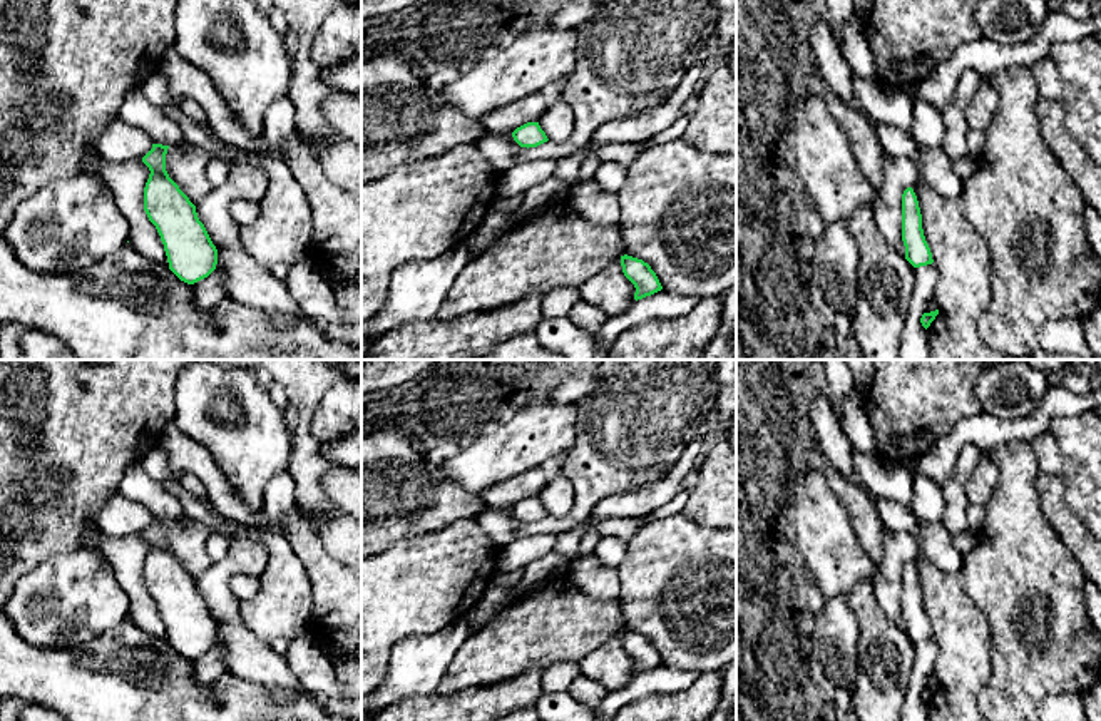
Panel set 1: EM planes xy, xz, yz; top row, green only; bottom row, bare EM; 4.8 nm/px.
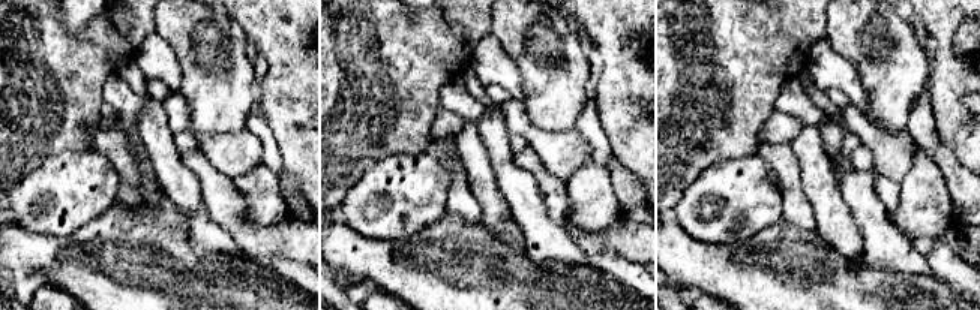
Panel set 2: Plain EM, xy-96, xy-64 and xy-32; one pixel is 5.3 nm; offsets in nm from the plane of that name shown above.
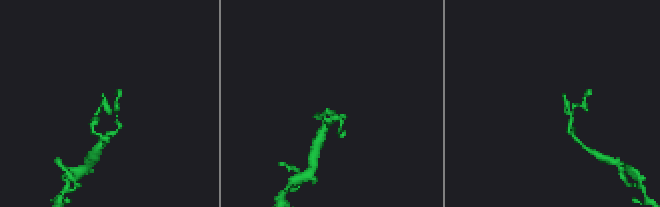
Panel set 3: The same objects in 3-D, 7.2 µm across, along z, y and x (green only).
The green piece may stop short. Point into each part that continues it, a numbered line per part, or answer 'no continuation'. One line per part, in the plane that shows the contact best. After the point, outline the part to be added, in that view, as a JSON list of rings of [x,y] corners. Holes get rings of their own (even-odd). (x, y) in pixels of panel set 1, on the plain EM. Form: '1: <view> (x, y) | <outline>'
1: xz (661, 680) | [[[661,664],[651,671],[638,674],[627,686],[617,691],[609,691],[592,713],[601,721],[612,721],[626,704],[649,694],[673,694],[686,691],[698,676],[698,671],[679,671]]]

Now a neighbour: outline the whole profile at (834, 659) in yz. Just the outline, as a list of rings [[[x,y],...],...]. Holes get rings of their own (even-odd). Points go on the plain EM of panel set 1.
[[[825,599],[823,611],[813,616],[808,654],[813,683],[838,711],[850,711],[858,671],[860,627],[847,599]]]

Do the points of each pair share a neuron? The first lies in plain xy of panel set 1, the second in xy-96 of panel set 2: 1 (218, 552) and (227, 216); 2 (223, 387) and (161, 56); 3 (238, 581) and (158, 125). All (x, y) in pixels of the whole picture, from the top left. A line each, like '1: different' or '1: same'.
1: same
2: different
3: different

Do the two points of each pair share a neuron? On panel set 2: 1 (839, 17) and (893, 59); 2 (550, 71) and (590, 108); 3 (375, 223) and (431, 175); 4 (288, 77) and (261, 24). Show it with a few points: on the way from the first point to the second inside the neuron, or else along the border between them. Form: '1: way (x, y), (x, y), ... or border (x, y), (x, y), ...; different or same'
1: way (853, 24), (880, 45); same
2: border (592, 96), (578, 116), (574, 129); different
3: way (389, 211), (407, 192), (417, 186); same
4: way (288, 63), (288, 51), (275, 38); same

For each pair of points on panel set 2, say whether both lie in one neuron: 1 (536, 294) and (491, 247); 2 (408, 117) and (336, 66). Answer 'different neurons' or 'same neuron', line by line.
1: same neuron
2: same neuron

